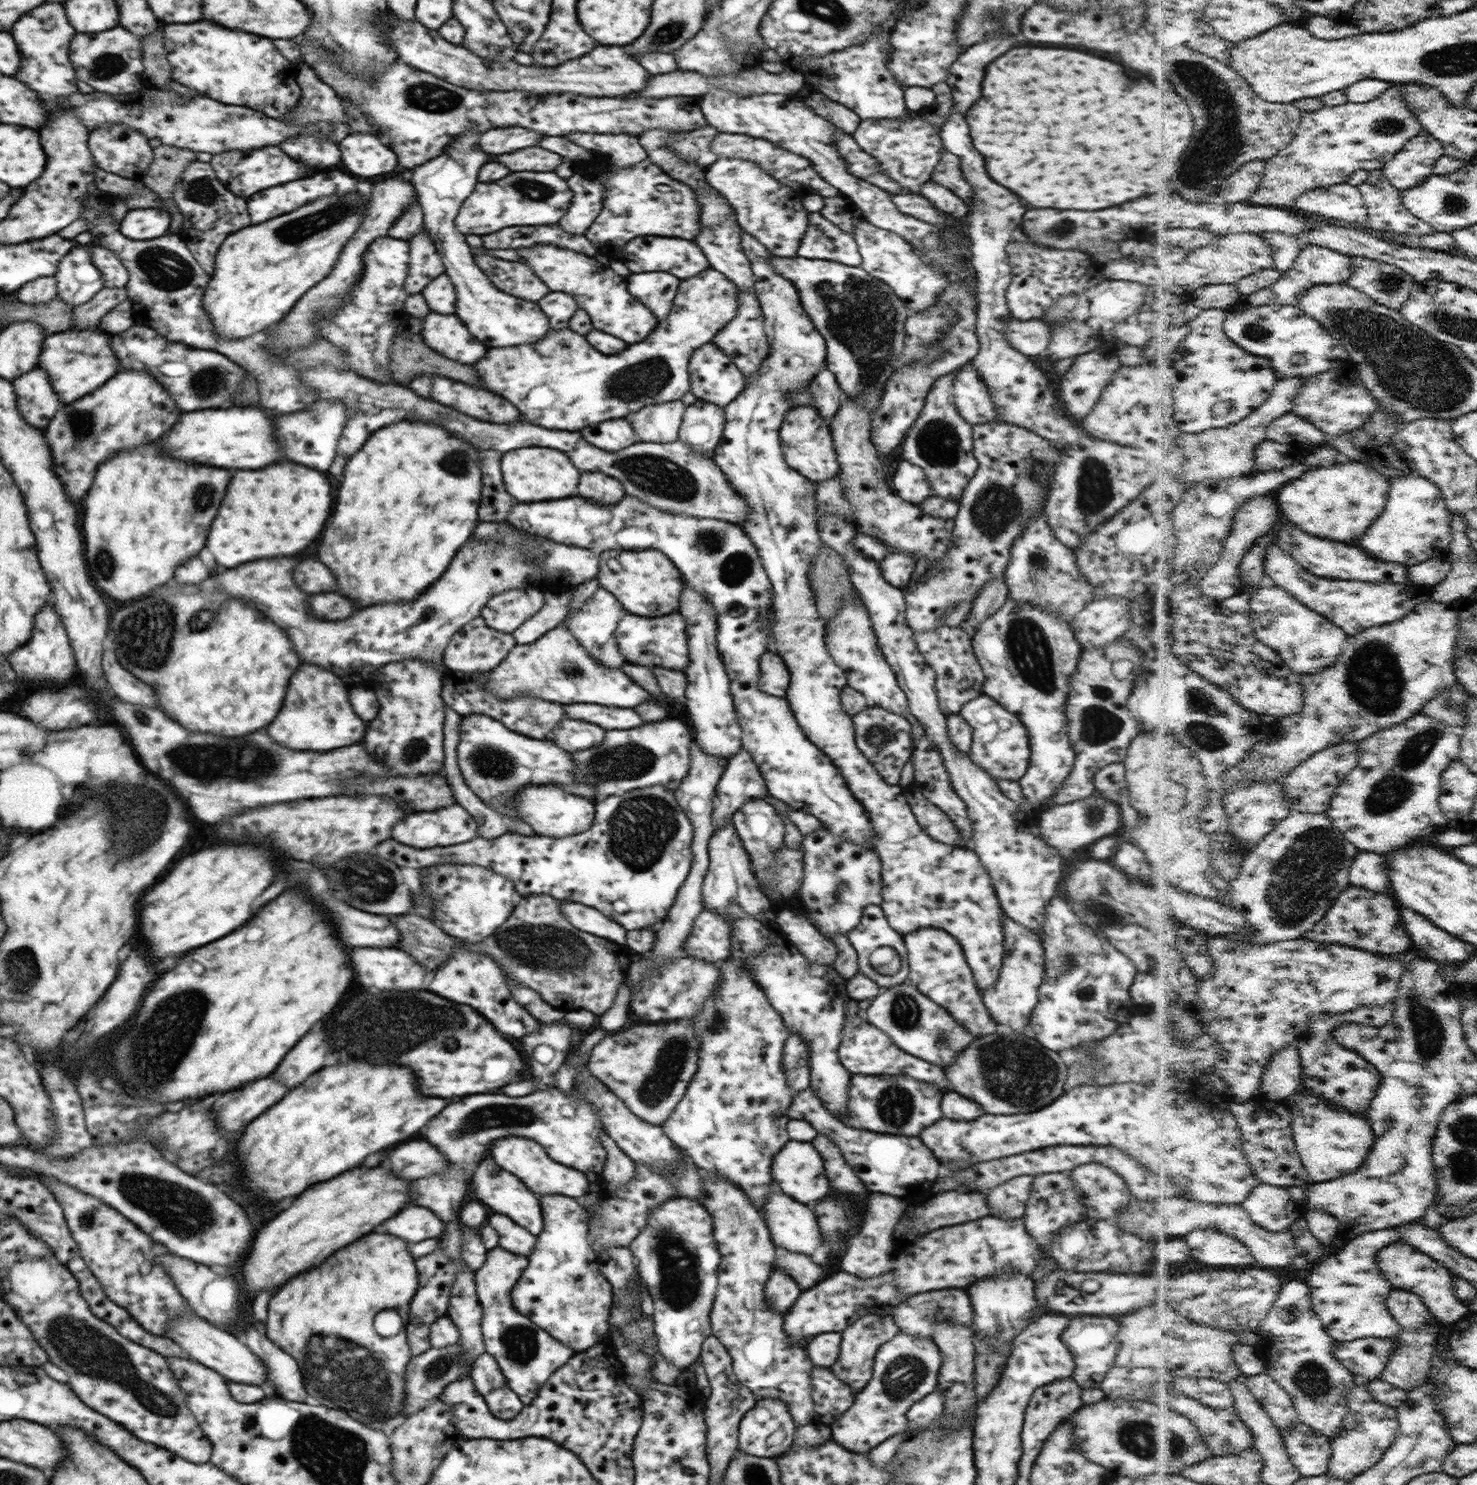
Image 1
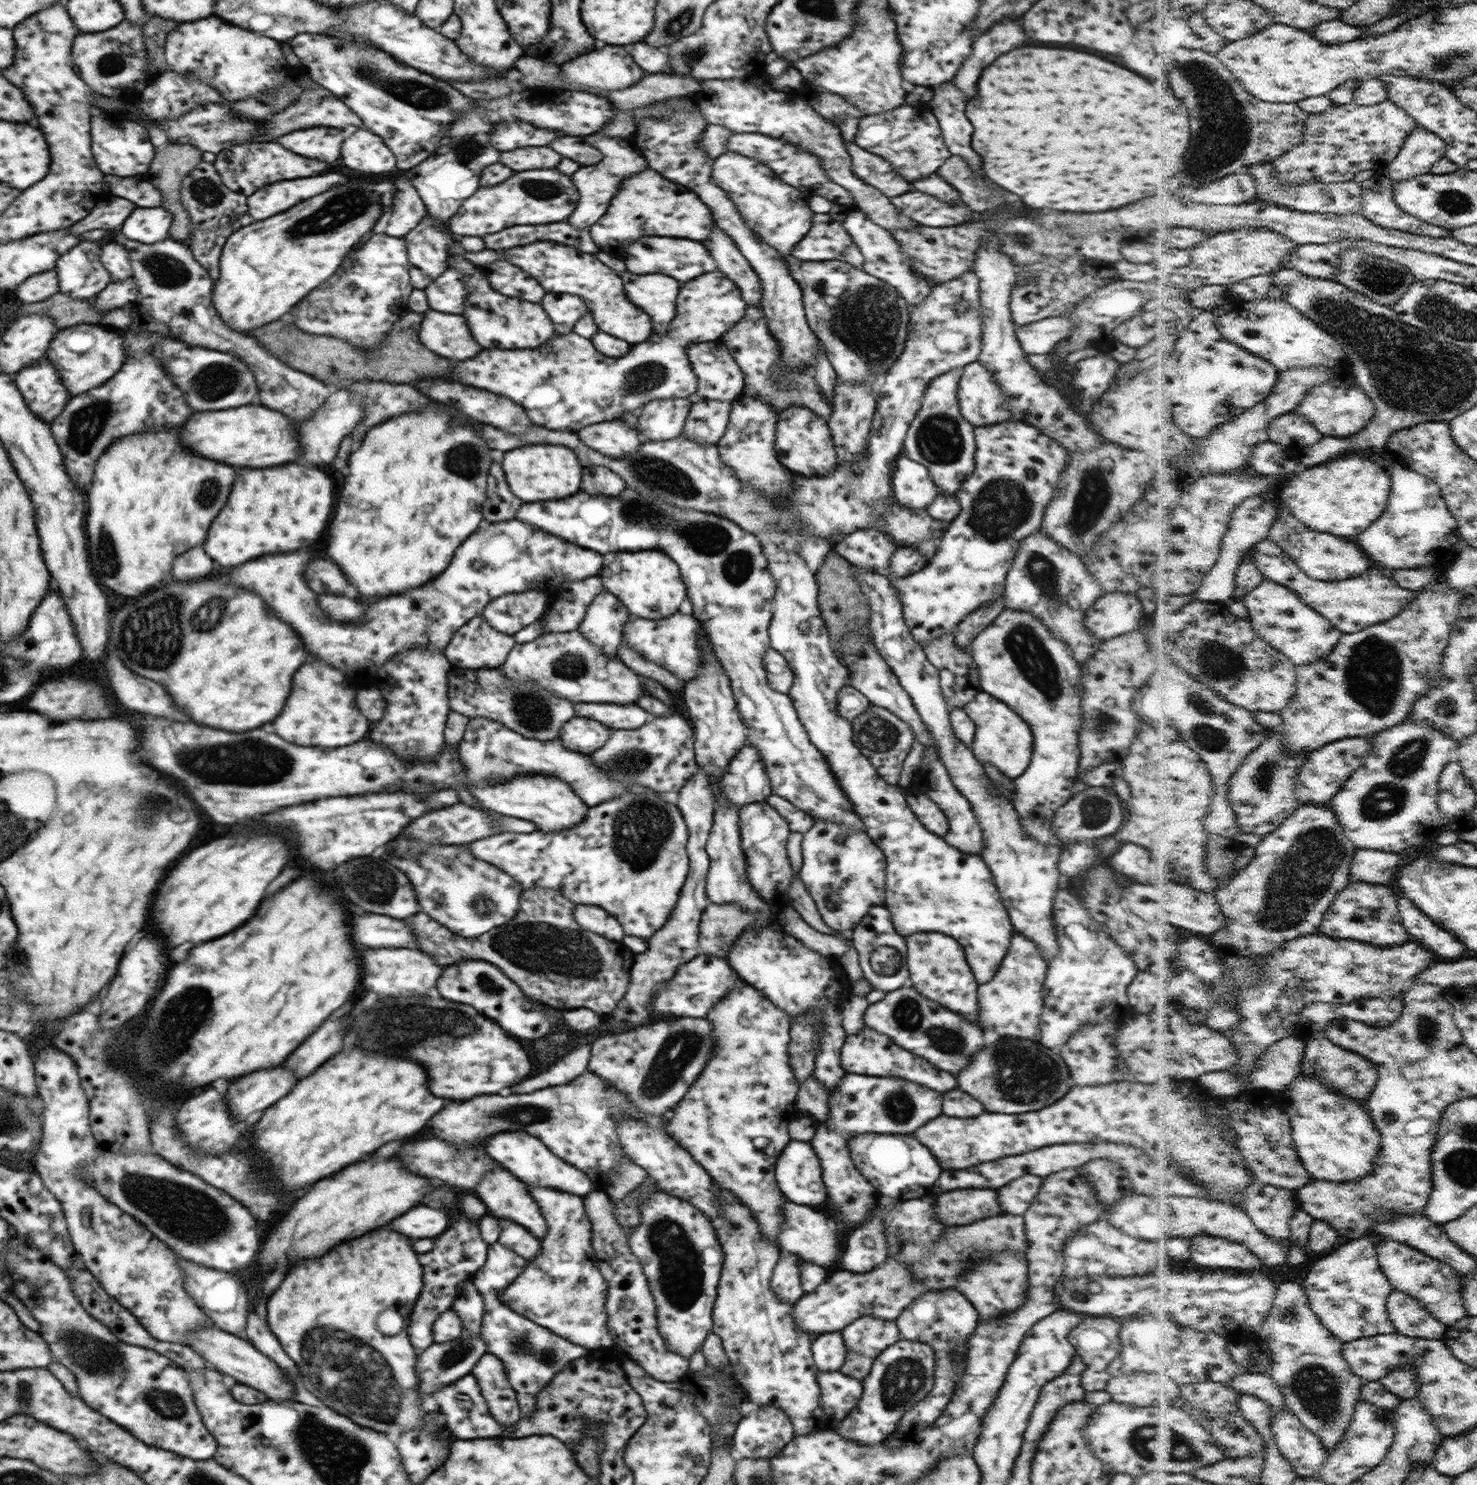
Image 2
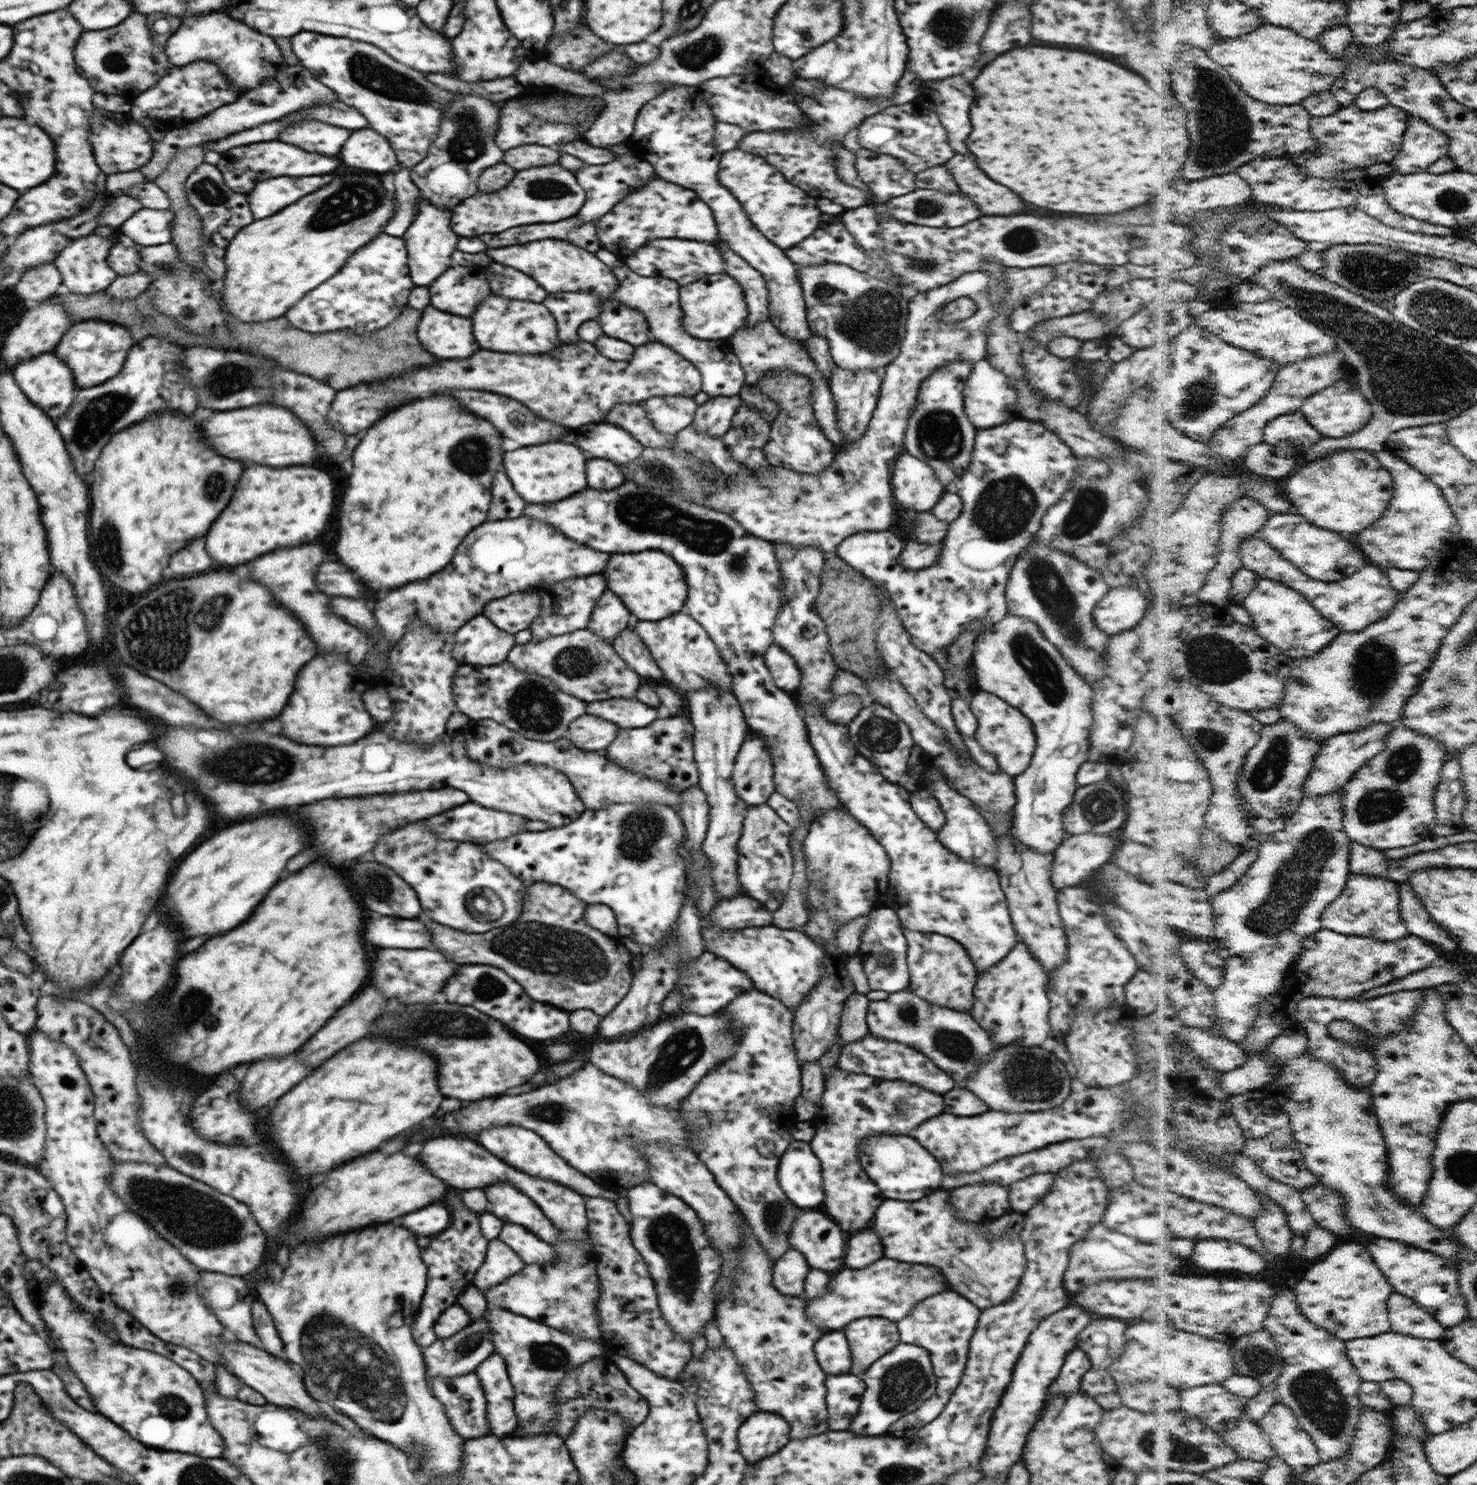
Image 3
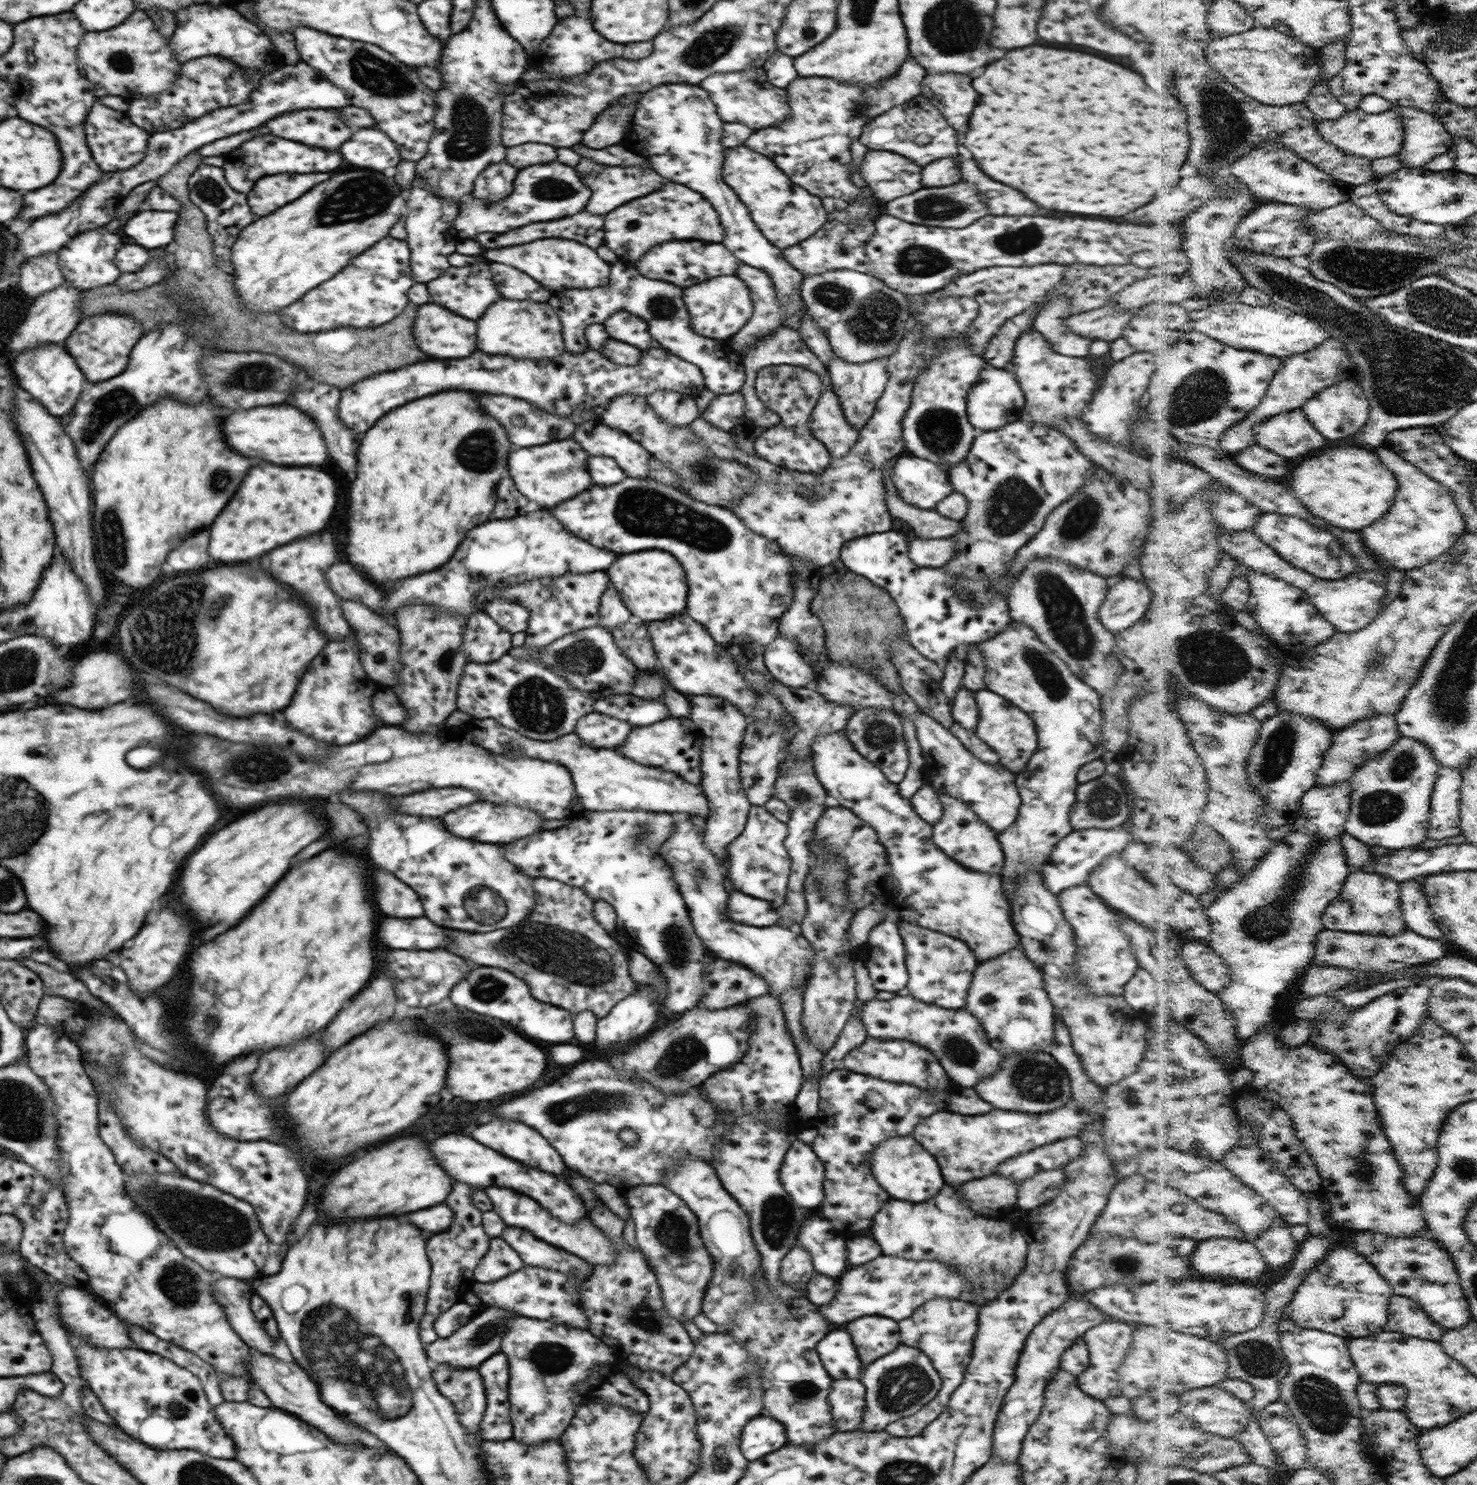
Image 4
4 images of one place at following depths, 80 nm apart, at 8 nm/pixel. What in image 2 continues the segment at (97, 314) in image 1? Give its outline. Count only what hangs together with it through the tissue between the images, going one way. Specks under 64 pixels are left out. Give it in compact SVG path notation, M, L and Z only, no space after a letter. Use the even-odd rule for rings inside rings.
M134 277L108 283L108 286L100 291L95 297L93 308L95 310L112 310L131 306L138 294L138 287Z

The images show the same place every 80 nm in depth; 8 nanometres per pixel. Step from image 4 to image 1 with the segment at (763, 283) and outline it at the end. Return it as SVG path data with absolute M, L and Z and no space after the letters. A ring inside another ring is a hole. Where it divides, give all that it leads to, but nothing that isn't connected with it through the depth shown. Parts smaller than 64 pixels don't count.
M710 187L710 192L697 192L698 202L700 202L700 220L704 230L700 230L694 238L694 242L700 246L700 250L704 252L704 256L708 258L711 269L725 274L732 282L736 283L738 290L756 292L754 286L754 274L751 264L746 258L746 254L741 247L741 230L737 224L737 218L733 211L732 205L724 199L720 194Z

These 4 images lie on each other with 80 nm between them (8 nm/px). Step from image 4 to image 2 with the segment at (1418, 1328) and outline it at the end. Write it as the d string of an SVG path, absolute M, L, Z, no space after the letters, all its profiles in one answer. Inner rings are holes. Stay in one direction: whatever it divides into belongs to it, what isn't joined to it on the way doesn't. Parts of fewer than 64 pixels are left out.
M1395 1289L1389 1298L1389 1311L1402 1334L1430 1340L1445 1340L1449 1336L1450 1326L1428 1311L1419 1298L1407 1292Z

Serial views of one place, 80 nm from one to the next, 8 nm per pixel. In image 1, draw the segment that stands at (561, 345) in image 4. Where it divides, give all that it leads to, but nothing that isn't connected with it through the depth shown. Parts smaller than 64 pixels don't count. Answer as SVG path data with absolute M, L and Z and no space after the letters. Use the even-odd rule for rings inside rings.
M478 130L456 138L456 142L448 146L444 156L429 160L422 166L415 166L409 174L412 178L408 180L412 180L411 184L417 192L417 201L424 214L424 229L435 242L445 273L450 276L456 289L456 316L466 324L470 334L488 348L532 344L552 329L549 318L538 308L536 302L526 302L496 290L488 276L476 266L470 254L470 246L464 240L466 236L454 230L454 218L460 212L464 198L472 194L474 184L478 182L480 166L490 162L490 158L495 158L488 153L484 154L479 148L480 134L482 131Z

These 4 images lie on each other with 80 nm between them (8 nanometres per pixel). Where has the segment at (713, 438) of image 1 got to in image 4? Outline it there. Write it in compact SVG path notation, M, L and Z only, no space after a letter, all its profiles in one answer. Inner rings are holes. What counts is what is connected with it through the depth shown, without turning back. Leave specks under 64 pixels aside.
M740 392L718 395L699 414L706 422L720 430L731 431L745 414L745 401Z

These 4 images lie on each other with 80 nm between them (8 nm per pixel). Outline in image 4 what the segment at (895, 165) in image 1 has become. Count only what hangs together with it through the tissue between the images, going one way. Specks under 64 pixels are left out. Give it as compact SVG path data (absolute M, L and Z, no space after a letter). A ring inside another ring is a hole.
M925 92L874 118L872 122L864 126L859 142L871 151L884 150L904 156L922 168L937 159L952 158L958 154L956 130L948 126L942 113L925 96Z

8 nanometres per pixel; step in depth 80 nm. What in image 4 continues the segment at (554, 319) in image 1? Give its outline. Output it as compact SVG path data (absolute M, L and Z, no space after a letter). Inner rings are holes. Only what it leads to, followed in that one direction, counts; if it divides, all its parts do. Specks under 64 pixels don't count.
M619 260L611 265L610 282L606 286L560 290L552 294L547 303L559 316L565 348L572 354L583 353L588 348L585 337L588 325L603 324L614 312L626 311L647 322L655 345L664 347L668 352L700 368L706 389L715 392L717 396L739 392L745 383L742 356L733 349L729 339L708 338L691 329L690 315L682 300L682 290L683 288L670 282L646 278L632 262Z

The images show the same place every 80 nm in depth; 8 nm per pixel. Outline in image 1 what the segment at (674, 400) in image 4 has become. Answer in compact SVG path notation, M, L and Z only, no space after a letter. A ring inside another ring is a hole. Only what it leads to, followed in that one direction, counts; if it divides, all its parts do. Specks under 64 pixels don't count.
M676 400L637 410L630 418L637 441L668 443L679 440L685 408L682 400Z

